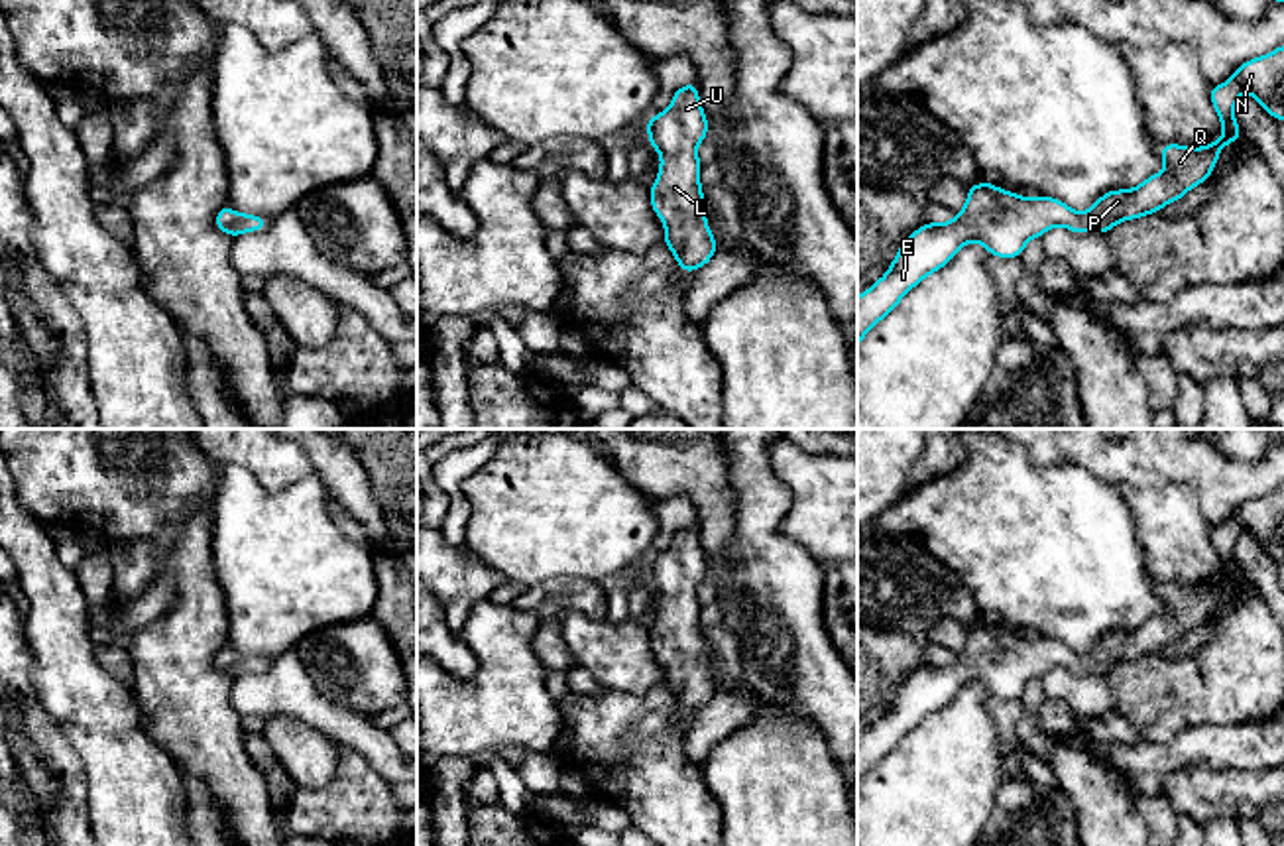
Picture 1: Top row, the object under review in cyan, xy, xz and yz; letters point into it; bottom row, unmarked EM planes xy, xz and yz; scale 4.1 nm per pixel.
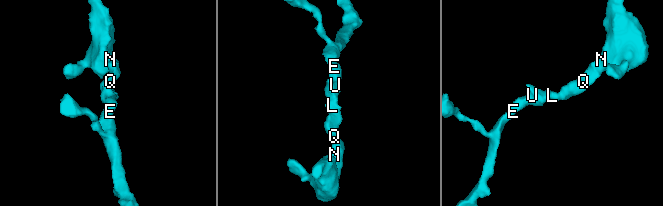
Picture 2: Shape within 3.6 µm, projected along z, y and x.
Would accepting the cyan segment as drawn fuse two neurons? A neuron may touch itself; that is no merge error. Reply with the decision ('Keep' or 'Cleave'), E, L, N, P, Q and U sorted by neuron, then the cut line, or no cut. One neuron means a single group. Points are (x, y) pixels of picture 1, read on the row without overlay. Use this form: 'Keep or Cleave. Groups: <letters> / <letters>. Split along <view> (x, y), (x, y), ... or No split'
Keep. Groups: E L N P Q U. No split

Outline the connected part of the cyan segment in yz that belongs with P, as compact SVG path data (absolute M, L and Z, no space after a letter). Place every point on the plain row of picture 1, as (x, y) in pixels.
M1284 486L1245 502L1229 521L1211 527L1209 541L1221 561L1223 576L1203 588L1160 586L1166 604L1135 630L1103 634L1085 653L1054 637L1022 635L991 622L967 630L965 647L950 663L926 663L897 691L887 714L857 738L857 791L863 777L883 761L924 718L942 710L962 687L983 685L989 696L1021 698L1030 679L1042 679L1054 667L1074 675L1109 671L1123 663L1158 653L1209 620L1219 592L1243 580L1235 561L1237 539L1249 533L1276 561L1284 561Z

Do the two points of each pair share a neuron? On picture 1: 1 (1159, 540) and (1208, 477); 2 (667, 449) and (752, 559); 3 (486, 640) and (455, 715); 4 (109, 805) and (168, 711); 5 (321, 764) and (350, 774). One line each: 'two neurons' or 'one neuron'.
1: two neurons
2: two neurons
3: one neuron
4: two neurons
5: two neurons

